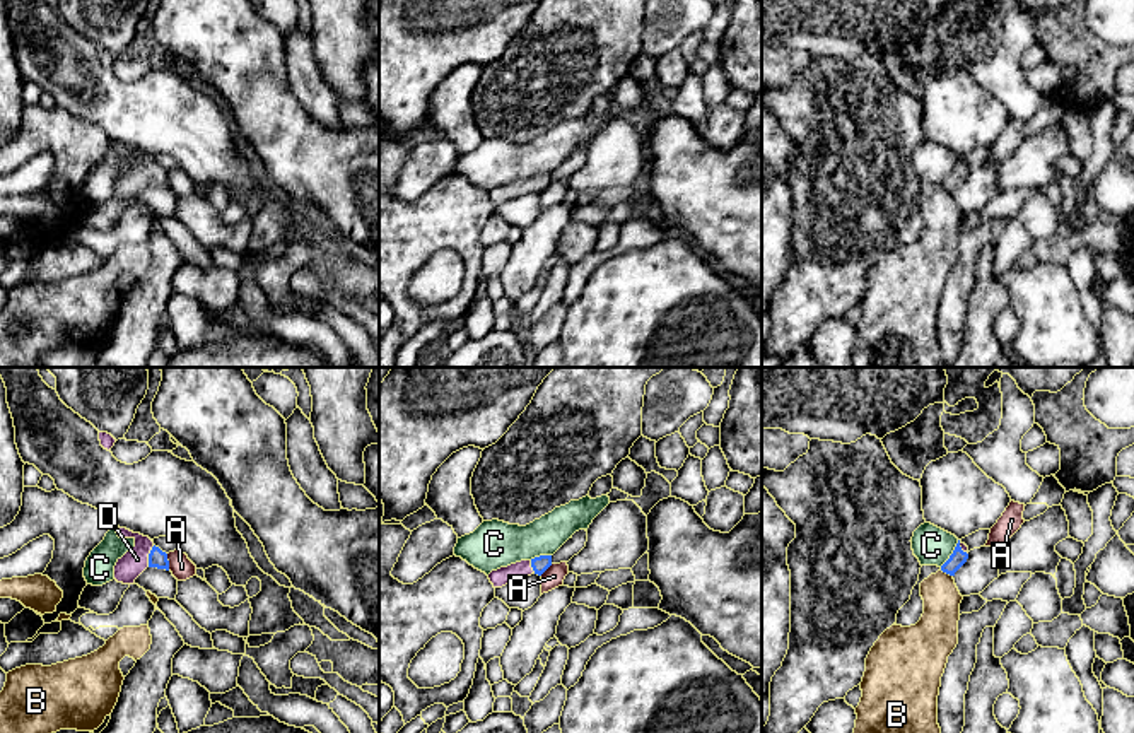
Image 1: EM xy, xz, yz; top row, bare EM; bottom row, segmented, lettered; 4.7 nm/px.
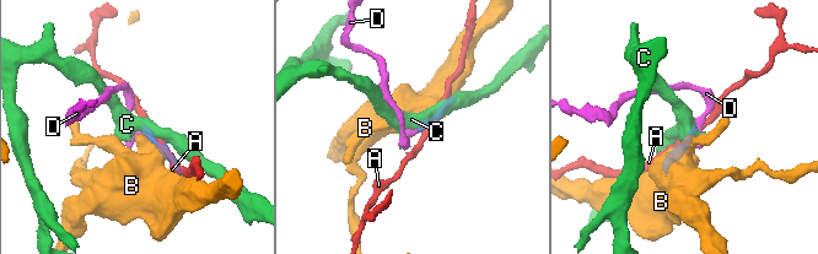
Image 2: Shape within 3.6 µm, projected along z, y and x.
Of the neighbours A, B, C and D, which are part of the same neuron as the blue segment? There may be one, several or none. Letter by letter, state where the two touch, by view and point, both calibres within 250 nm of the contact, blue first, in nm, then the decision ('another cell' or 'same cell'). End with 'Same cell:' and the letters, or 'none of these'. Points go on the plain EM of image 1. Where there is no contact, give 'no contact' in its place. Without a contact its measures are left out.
A: xy (168, 180) | 80/110 nm | another cell
B: yz (946, 190) | 80/180 nm | another cell
C: yz (952, 171) | 80/180 nm | another cell
D: xy (149, 173) | 80/120 nm | same cell
Same cell: D

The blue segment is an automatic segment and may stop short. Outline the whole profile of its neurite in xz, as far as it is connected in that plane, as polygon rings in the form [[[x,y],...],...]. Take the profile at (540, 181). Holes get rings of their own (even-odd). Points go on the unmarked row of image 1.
[[[540,173],[531,178],[521,178],[507,185],[492,188],[488,191],[488,196],[494,202],[494,205],[502,205],[531,191],[541,193],[550,183],[552,173]]]

